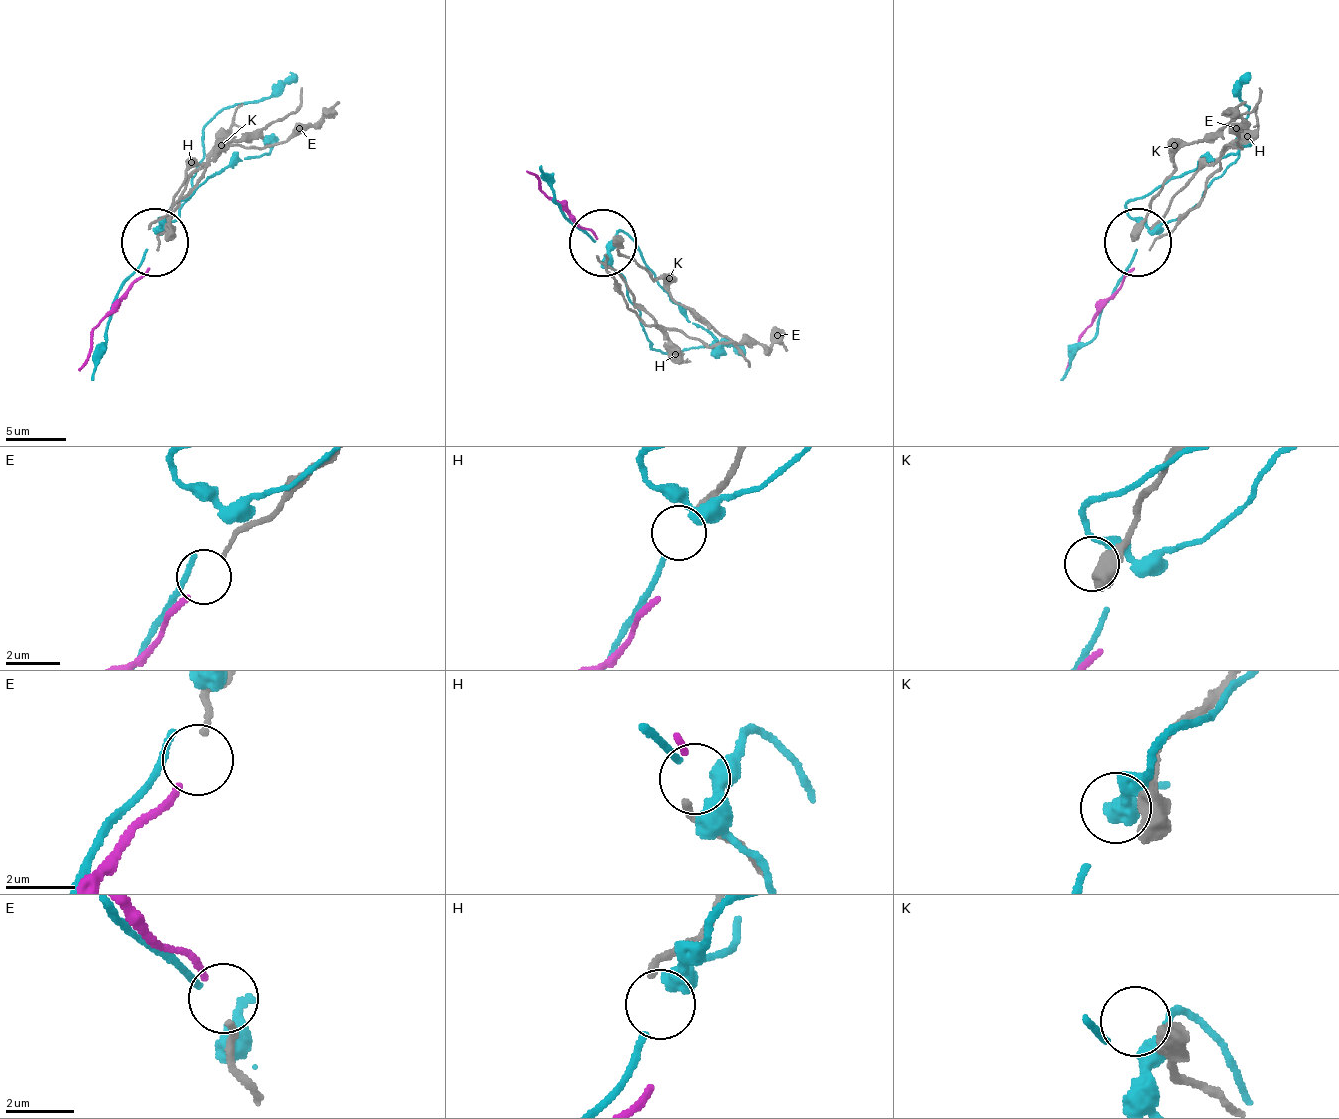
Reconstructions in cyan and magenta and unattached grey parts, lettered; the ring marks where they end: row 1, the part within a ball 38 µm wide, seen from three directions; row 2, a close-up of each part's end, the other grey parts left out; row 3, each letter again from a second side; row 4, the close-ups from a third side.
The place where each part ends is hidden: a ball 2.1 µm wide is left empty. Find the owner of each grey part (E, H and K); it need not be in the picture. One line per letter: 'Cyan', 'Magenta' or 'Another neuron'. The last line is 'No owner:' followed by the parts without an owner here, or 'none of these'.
E: Magenta
H: Another neuron
K: Another neuron
No owner: H, K

